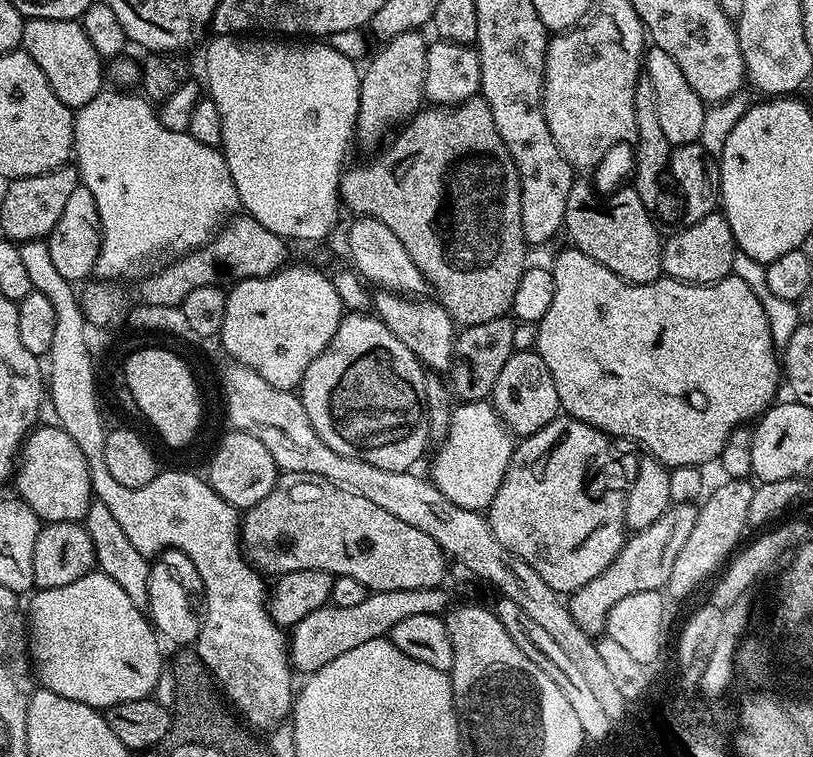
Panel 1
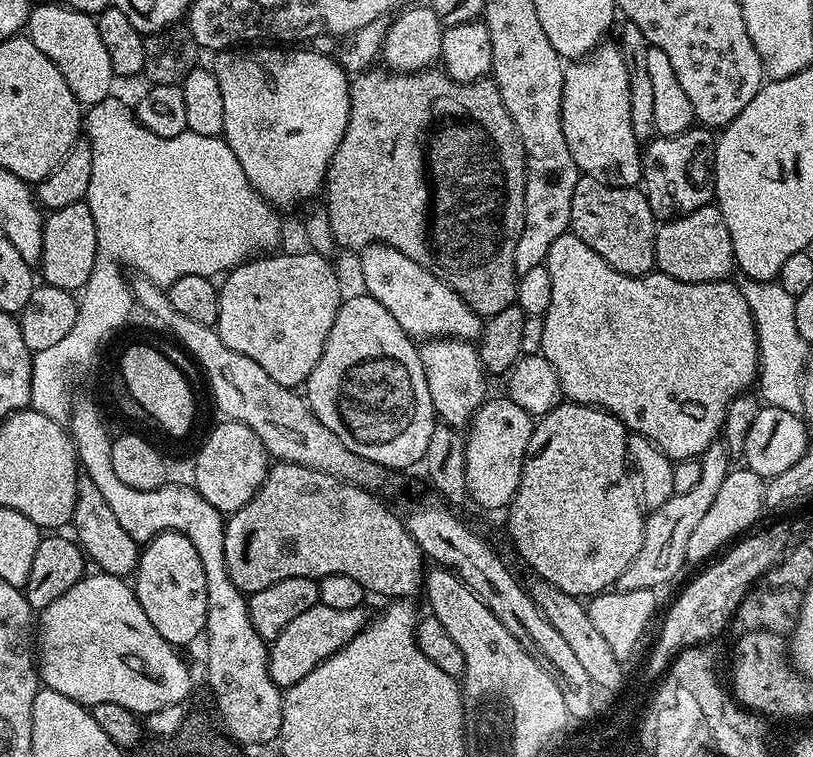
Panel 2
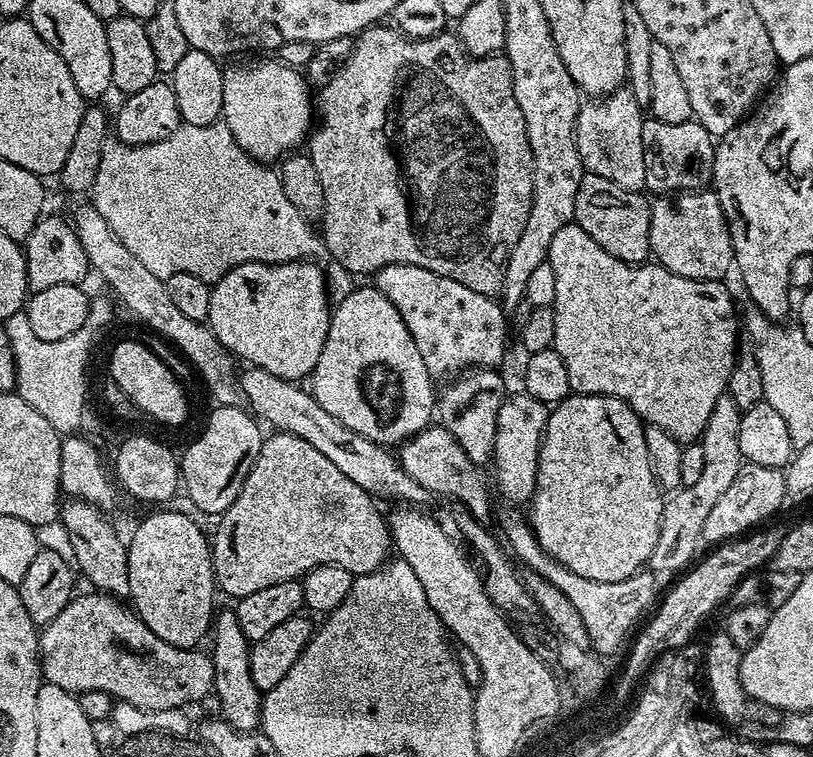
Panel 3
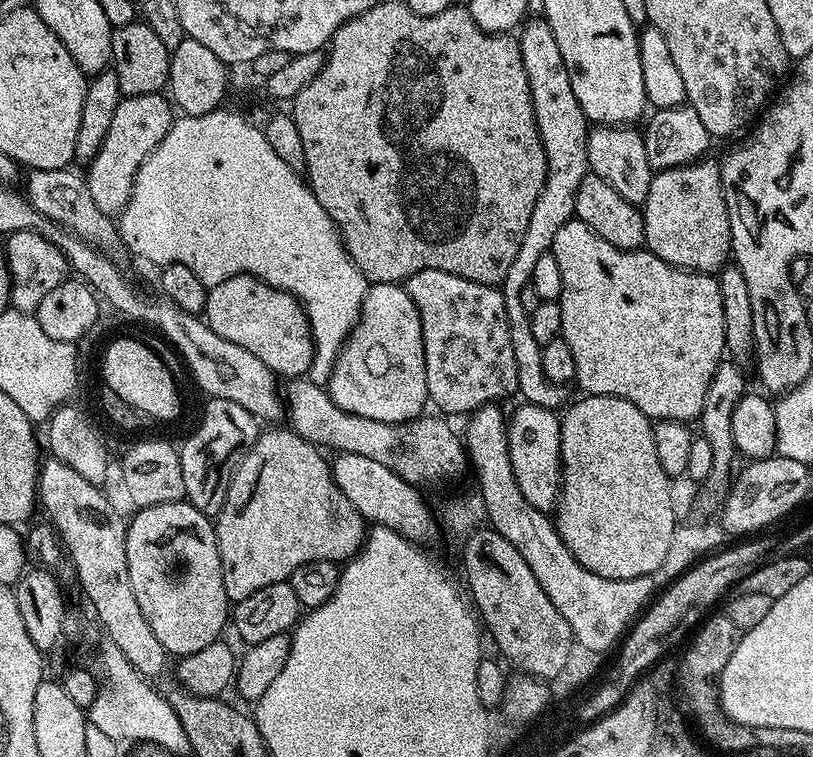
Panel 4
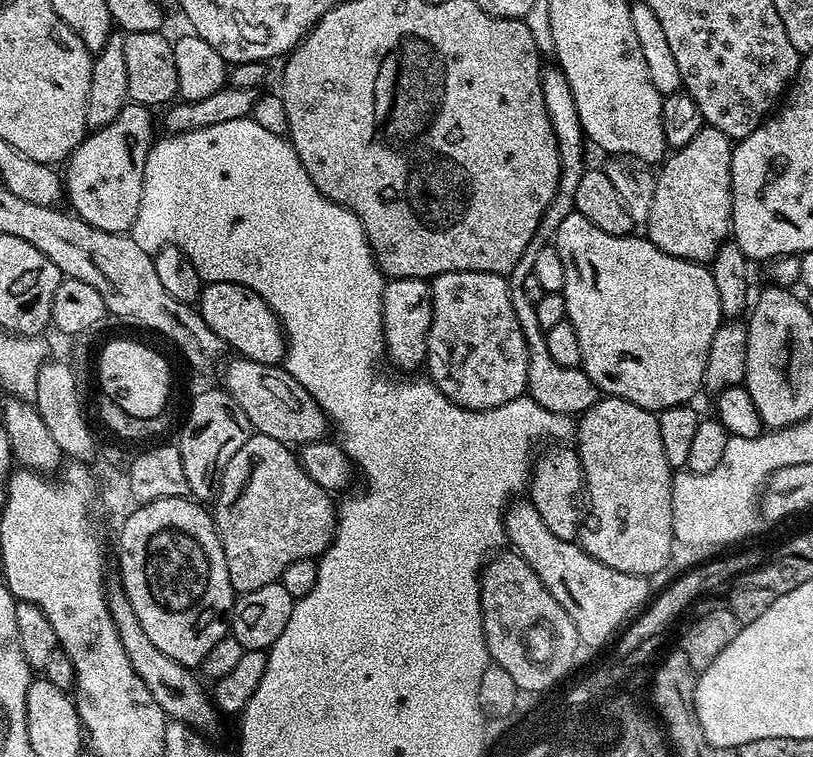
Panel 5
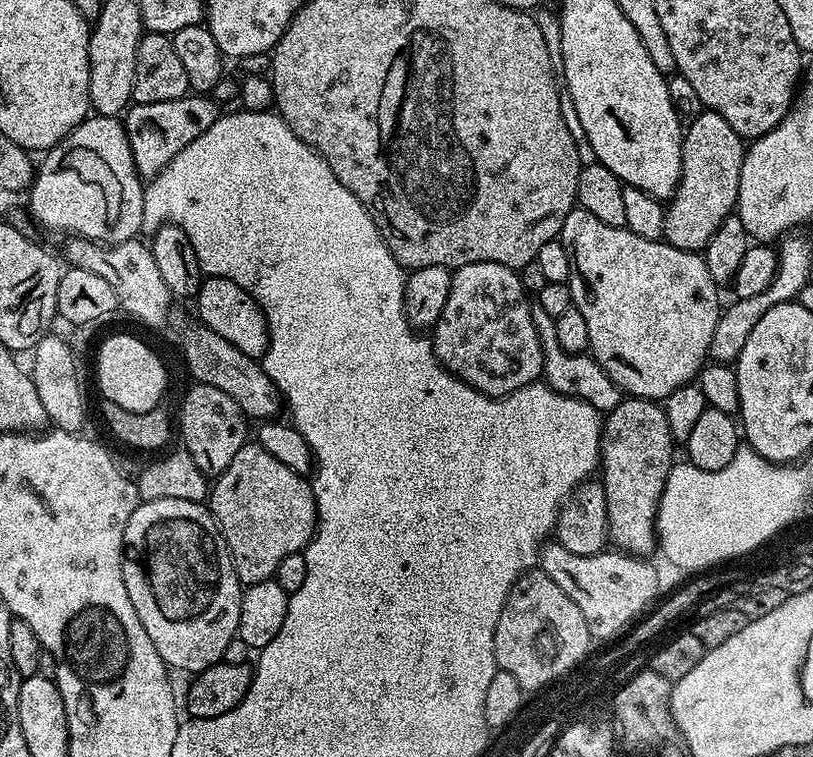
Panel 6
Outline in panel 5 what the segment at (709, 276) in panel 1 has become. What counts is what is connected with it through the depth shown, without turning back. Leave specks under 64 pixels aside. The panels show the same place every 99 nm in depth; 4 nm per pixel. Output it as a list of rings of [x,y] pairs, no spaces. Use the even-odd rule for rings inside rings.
[[[703,127],[686,146],[675,149],[659,165],[654,186],[654,206],[648,216],[646,238],[674,258],[711,262],[732,231],[732,150],[734,141],[722,130]]]

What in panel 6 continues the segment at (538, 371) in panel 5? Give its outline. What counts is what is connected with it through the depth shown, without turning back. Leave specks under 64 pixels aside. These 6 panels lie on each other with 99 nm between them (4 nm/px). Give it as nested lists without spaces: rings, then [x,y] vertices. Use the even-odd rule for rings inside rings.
[[[538,302],[532,304],[532,317],[534,318],[534,330],[538,330],[538,338],[542,342],[542,354],[544,355],[543,383],[567,396],[576,396],[582,402],[594,406],[602,414],[610,413],[614,406],[618,406],[622,399],[620,388],[598,366],[598,362],[591,354],[583,352],[567,352],[558,346],[558,330],[553,313],[547,312]]]

